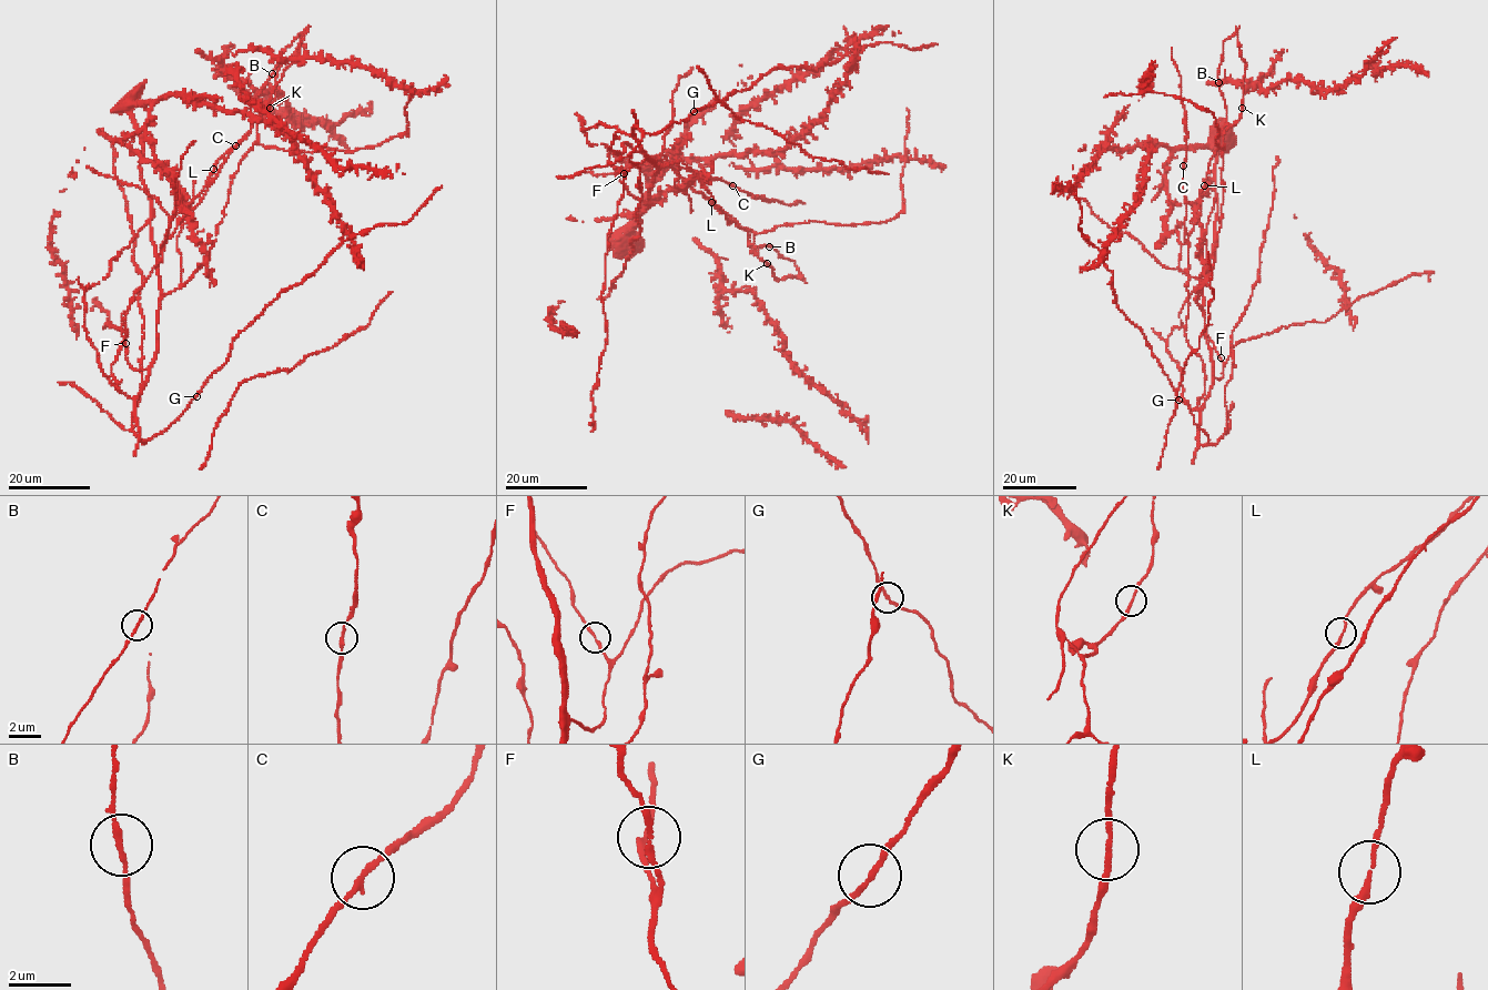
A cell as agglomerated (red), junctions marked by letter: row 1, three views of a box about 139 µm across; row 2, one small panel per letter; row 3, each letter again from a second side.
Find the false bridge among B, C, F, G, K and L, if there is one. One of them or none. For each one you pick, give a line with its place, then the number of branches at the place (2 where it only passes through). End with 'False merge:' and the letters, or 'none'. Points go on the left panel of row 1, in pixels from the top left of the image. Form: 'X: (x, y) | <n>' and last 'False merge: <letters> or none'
False merge: none

